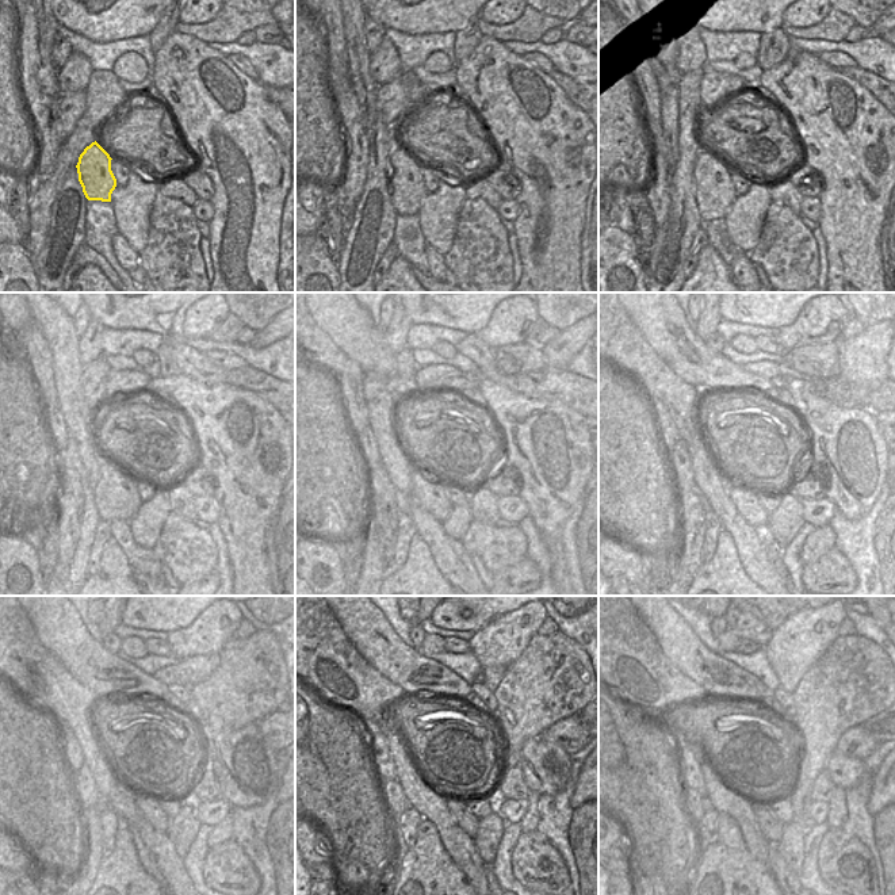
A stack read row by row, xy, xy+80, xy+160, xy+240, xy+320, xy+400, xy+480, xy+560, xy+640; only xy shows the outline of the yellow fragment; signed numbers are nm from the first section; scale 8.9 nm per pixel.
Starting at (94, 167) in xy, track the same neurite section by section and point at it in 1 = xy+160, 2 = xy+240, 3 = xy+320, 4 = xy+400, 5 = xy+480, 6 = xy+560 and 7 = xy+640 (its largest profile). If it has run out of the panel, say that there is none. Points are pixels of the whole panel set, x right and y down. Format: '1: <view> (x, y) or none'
1: xy+160 (715, 192)
2: xy+240 (115, 496)
3: xy+320 (431, 494)
4: xy+400 (745, 498)
5: xy+480 (149, 807)
6: xy+560 (466, 821)
7: xy+640 (772, 829)

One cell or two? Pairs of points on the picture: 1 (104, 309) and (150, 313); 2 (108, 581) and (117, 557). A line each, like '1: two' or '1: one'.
1: one
2: one

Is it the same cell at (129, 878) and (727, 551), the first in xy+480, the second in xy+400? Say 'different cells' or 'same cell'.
same cell

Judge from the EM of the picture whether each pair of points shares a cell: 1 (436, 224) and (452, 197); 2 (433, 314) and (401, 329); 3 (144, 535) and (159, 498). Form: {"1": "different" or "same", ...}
{"1": "same", "2": "different", "3": "same"}

